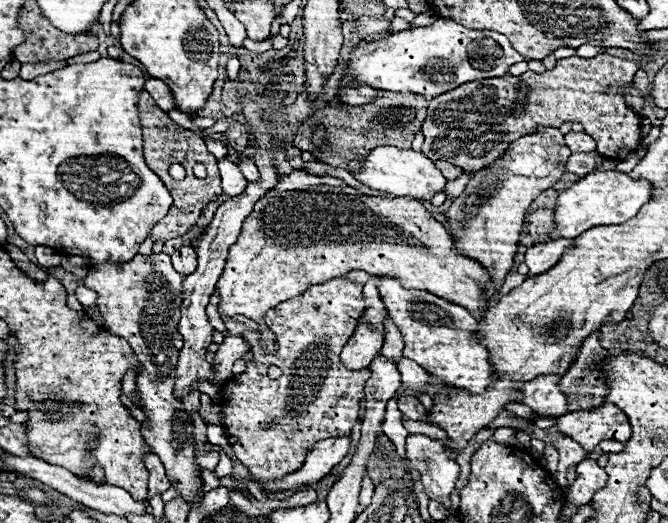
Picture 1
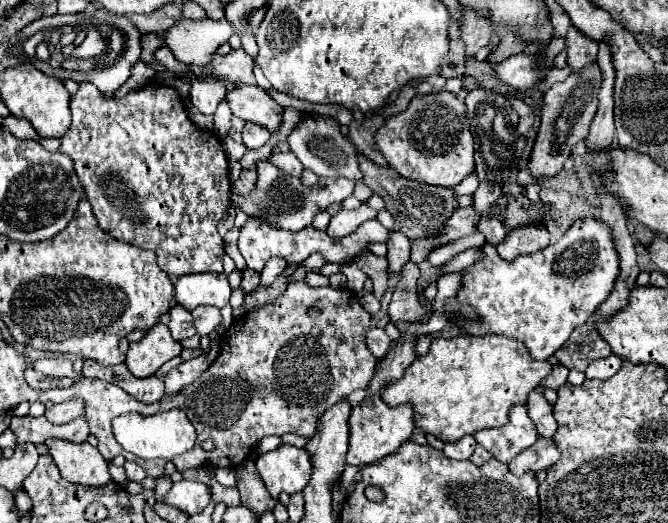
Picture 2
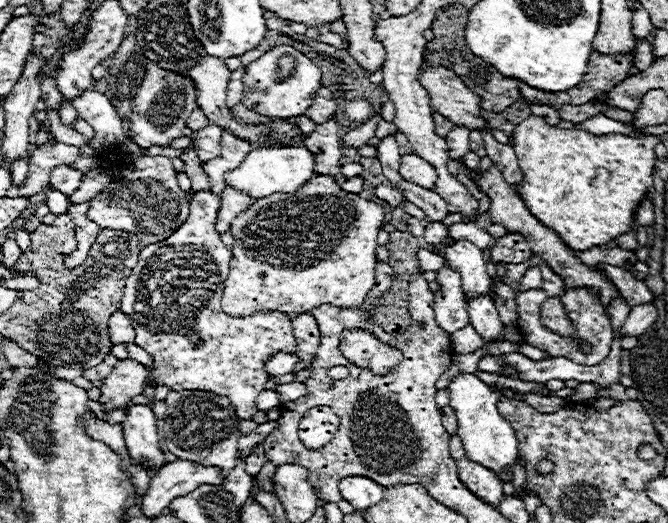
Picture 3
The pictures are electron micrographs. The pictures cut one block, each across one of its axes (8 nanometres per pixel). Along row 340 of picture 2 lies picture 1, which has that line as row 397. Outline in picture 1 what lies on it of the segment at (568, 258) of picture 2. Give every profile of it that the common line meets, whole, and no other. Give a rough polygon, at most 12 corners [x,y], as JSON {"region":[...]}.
{"region":[[560,376],[526,382],[522,402],[538,416],[566,414]]}

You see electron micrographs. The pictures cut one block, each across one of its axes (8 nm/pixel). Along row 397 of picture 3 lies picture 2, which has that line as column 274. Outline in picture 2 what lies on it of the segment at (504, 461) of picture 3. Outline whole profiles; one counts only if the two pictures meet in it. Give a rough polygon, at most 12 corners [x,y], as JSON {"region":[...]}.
{"region":[[282,444],[256,458],[272,498],[310,482],[306,448]]}

